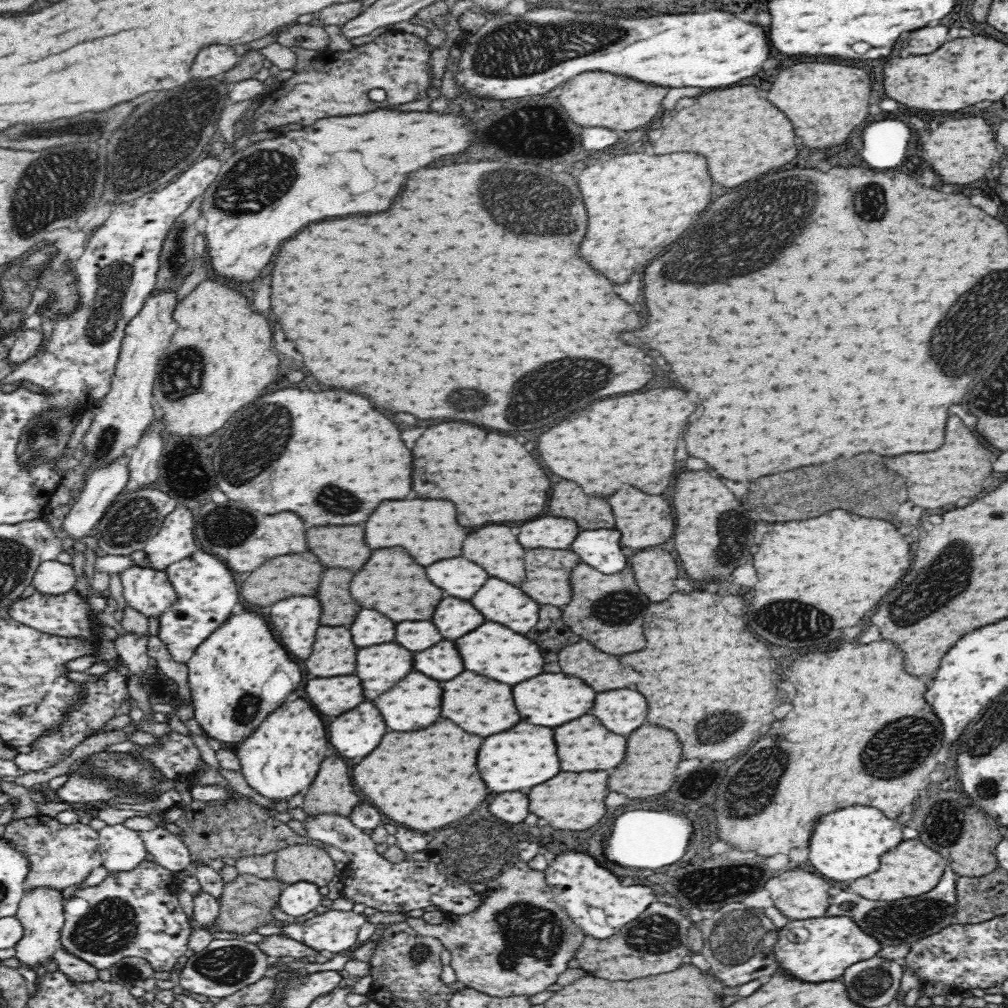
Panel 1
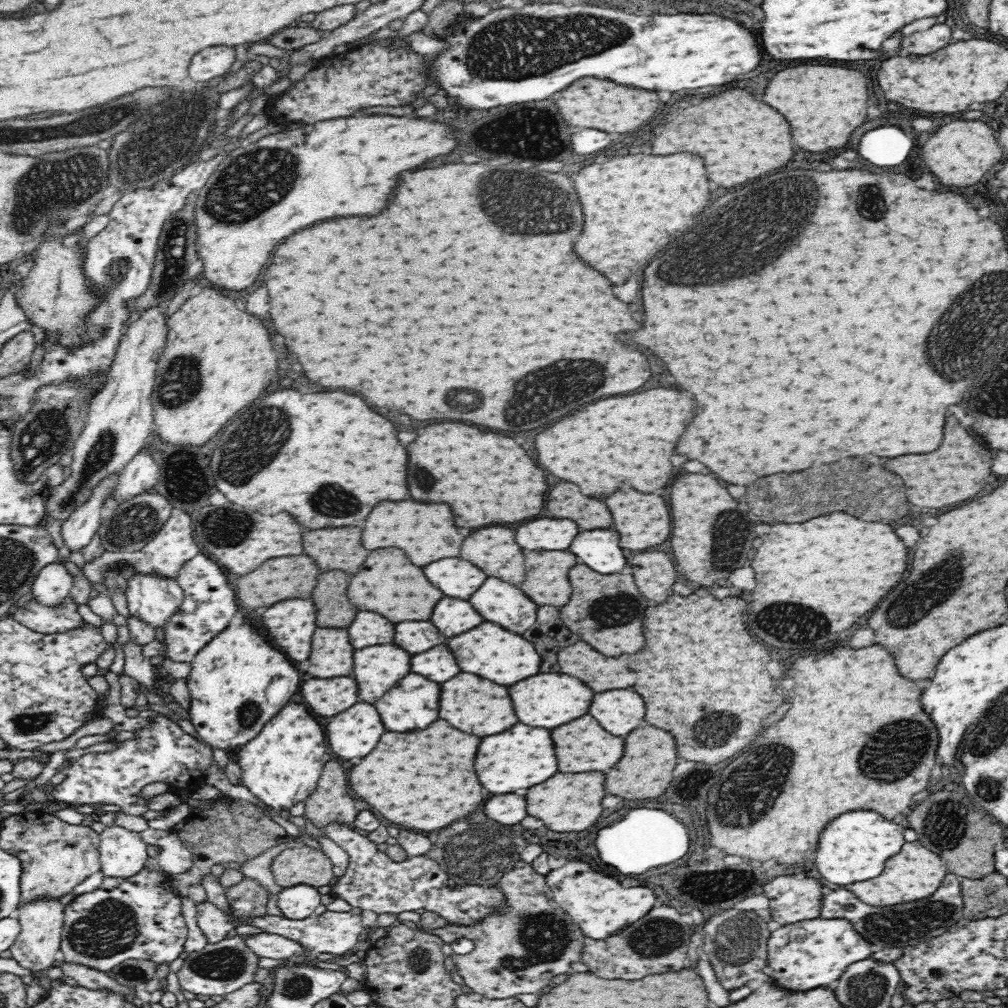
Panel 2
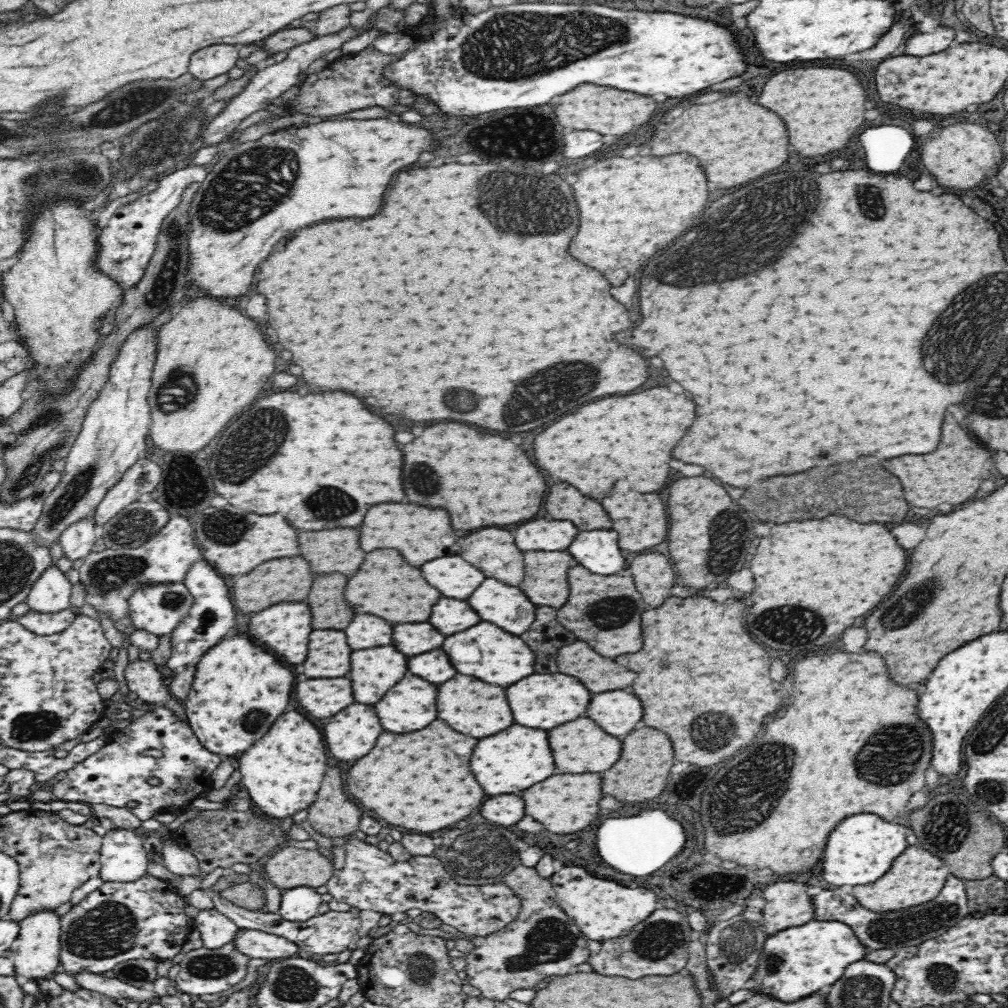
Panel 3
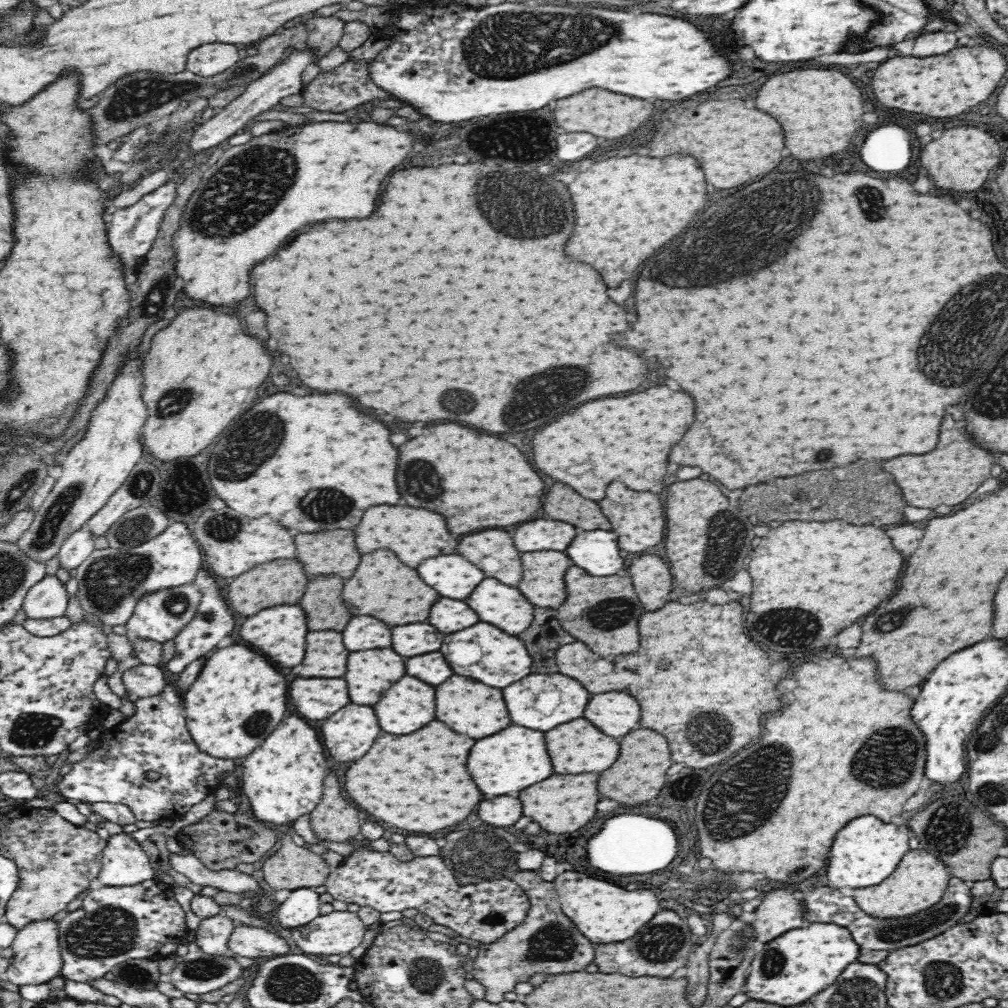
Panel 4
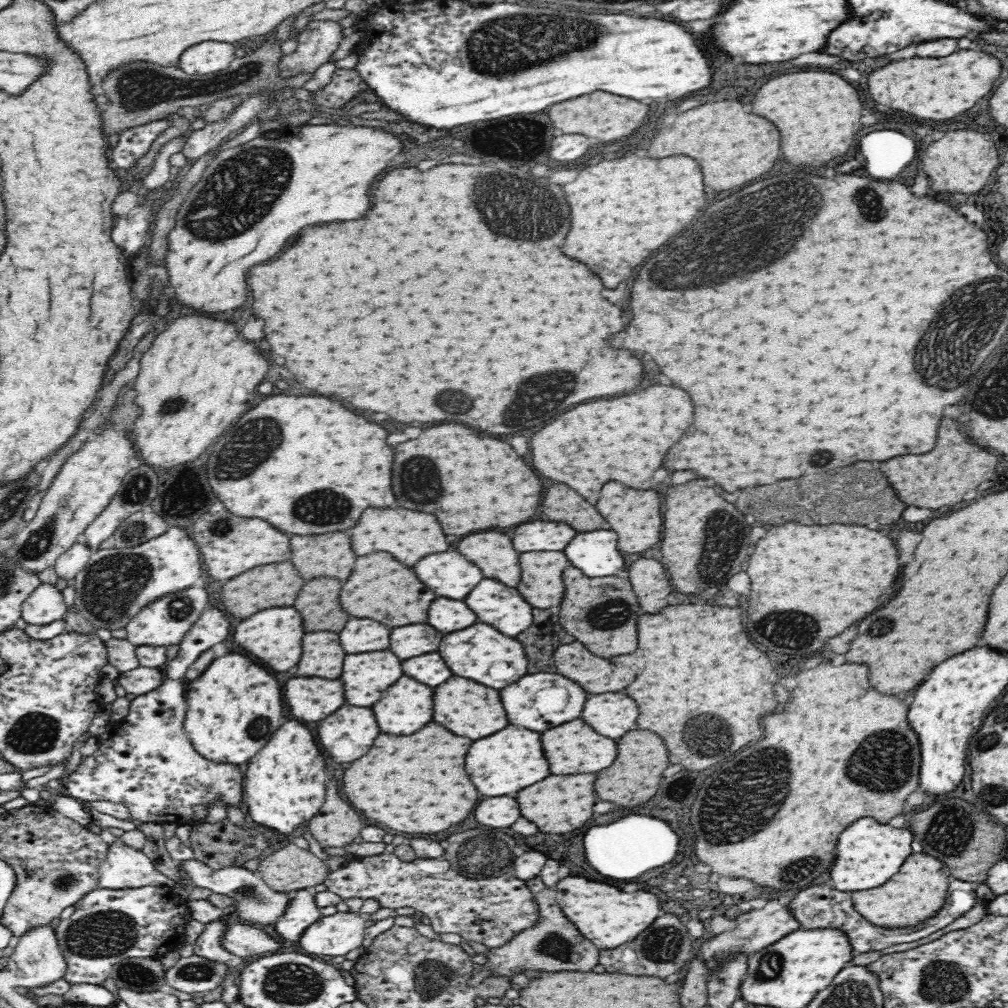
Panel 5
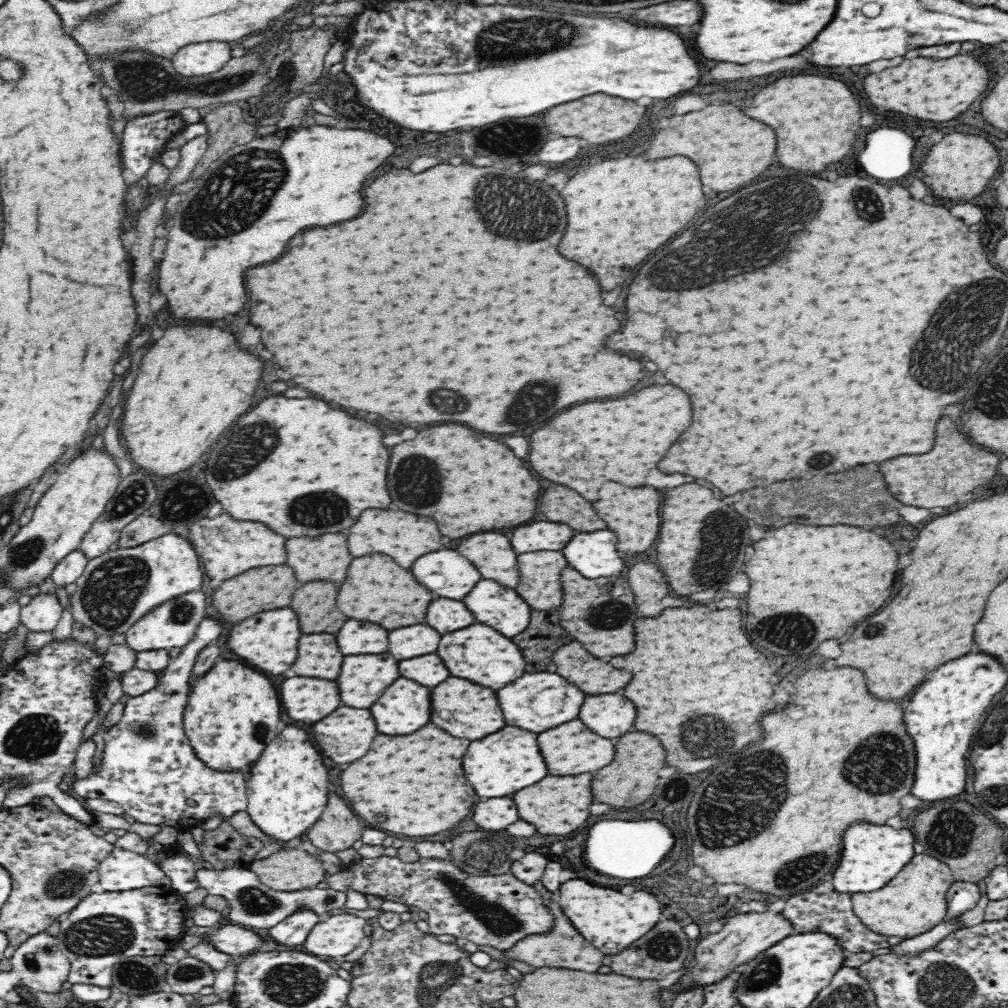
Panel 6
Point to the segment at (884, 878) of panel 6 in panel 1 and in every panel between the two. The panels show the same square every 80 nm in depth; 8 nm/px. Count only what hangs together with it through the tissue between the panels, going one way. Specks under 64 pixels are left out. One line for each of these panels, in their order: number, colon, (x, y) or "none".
1: (846, 844)
2: (854, 846)
3: (861, 849)
4: (866, 851)
5: (869, 853)

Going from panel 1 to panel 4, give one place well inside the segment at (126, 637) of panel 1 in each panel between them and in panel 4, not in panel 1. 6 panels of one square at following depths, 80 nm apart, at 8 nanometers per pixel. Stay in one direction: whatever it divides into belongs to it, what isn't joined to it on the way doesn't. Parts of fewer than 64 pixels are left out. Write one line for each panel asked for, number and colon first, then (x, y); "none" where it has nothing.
2: (137, 666)
3: (142, 676)
4: (145, 680)

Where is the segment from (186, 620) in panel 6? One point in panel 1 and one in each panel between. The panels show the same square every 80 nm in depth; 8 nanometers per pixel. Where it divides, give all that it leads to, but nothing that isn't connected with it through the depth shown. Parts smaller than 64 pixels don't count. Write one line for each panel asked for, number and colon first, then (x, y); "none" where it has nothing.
1: (147, 590)
2: (153, 598)
3: (156, 607)
4: (160, 615)
5: (165, 621)

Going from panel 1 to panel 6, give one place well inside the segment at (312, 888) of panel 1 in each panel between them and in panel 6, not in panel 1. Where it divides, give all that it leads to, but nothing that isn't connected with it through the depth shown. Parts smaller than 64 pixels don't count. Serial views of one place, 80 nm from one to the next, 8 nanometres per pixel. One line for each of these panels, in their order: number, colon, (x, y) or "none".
2: (297, 902)
3: (297, 904)
4: (303, 904)
5: (302, 910)
6: (292, 931)

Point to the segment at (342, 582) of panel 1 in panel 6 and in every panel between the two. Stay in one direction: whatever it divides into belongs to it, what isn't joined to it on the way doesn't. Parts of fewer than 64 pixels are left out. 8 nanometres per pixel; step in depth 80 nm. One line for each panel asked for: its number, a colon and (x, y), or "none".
2: (335, 610)
3: (331, 610)
4: (322, 599)
5: (318, 603)
6: (310, 610)

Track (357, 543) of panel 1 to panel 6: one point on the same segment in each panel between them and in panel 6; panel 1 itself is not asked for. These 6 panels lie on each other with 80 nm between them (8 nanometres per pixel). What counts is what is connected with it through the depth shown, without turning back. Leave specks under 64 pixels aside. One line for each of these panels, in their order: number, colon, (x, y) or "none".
2: (332, 548)
3: (338, 550)
4: (332, 552)
5: (324, 555)
6: (316, 558)

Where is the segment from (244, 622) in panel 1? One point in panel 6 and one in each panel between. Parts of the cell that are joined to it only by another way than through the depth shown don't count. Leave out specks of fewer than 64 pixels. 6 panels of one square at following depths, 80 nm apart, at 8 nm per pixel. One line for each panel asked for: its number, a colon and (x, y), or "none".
2: (238, 681)
3: (238, 690)
4: (238, 698)
5: (225, 706)
6: (233, 712)

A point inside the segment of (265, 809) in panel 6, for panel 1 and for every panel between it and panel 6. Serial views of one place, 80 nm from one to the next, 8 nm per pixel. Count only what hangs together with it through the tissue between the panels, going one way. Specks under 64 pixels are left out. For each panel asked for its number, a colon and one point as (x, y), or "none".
1: (280, 758)
2: (281, 765)
3: (281, 773)
4: (282, 779)
5: (284, 783)

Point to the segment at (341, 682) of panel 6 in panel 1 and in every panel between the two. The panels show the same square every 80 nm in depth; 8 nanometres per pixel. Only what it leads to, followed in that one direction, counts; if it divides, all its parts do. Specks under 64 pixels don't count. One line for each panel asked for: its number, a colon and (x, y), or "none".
1: (379, 666)
2: (378, 668)
3: (374, 671)
4: (370, 673)
5: (366, 676)

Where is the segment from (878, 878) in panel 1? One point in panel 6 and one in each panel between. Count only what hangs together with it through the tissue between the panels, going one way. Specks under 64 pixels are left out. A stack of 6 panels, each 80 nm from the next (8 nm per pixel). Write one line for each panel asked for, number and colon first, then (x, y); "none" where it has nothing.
2: (914, 873)
3: (916, 877)
4: (919, 882)
5: (919, 890)
6: (914, 902)

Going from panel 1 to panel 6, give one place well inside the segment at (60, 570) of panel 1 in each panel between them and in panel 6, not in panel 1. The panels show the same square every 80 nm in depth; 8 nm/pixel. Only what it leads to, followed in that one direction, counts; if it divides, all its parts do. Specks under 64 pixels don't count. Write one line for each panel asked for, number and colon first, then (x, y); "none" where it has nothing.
2: (53, 583)
3: (51, 592)
4: (48, 598)
5: (46, 603)
6: (44, 610)

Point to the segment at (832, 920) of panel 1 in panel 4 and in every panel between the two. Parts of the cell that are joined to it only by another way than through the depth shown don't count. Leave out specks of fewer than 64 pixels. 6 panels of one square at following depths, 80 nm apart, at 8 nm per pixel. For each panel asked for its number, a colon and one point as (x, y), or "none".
2: (811, 953)
3: (794, 963)
4: (790, 969)

